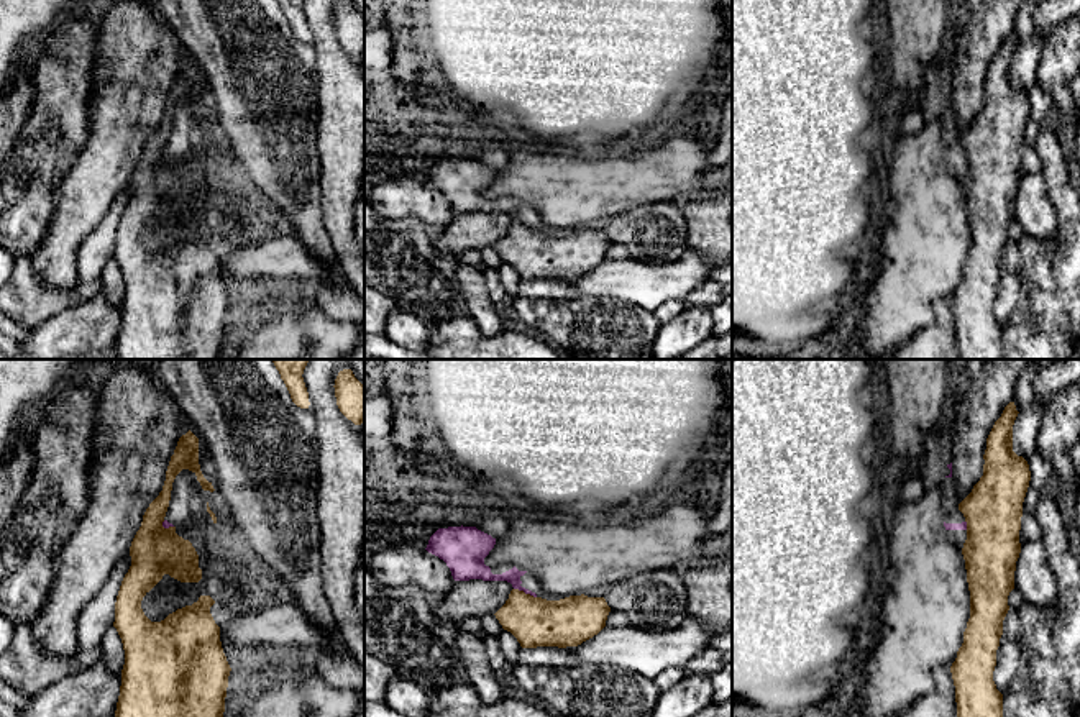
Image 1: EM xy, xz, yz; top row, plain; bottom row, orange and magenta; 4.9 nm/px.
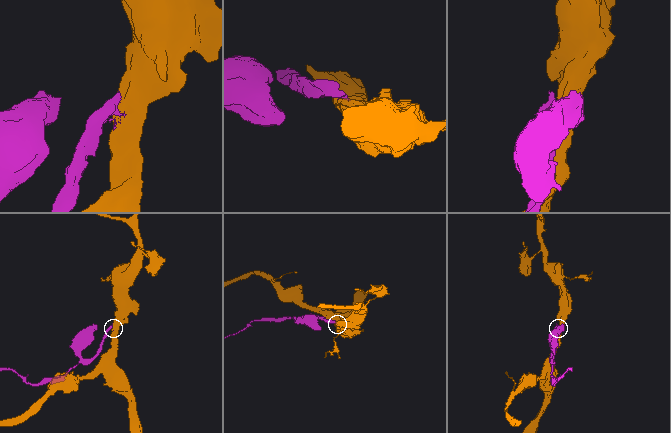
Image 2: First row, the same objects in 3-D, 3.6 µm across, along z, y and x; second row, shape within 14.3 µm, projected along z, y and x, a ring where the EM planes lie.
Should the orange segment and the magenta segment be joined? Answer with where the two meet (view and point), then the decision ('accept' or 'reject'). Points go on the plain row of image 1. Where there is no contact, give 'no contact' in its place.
xz (524, 225) | reject

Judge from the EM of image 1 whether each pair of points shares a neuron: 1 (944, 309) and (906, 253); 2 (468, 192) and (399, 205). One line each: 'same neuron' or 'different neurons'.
1: different neurons
2: different neurons

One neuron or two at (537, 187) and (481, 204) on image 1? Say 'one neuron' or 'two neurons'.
two neurons

